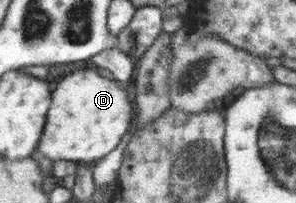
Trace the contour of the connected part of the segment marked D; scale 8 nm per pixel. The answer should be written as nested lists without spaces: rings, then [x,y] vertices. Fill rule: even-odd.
[[[99,69],[76,71],[58,82],[37,149],[50,161],[97,163],[113,154],[129,133],[137,110],[135,102],[132,84],[112,80]]]

